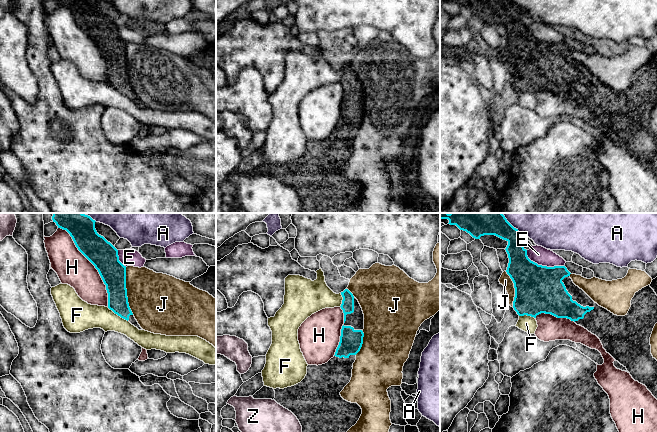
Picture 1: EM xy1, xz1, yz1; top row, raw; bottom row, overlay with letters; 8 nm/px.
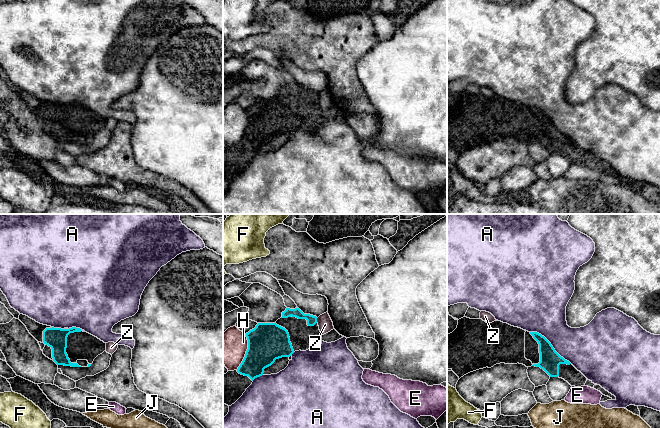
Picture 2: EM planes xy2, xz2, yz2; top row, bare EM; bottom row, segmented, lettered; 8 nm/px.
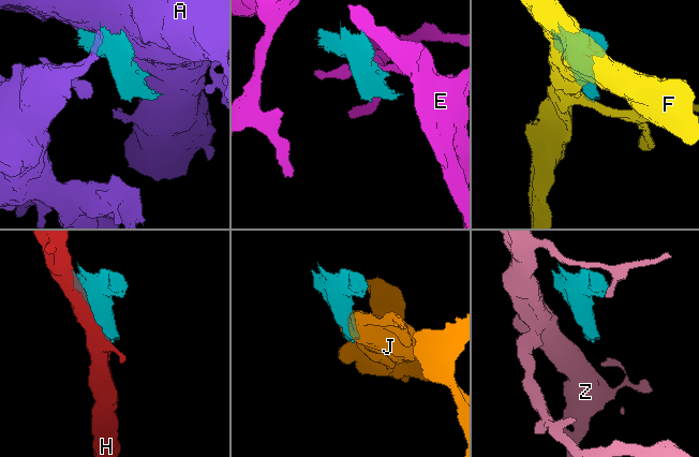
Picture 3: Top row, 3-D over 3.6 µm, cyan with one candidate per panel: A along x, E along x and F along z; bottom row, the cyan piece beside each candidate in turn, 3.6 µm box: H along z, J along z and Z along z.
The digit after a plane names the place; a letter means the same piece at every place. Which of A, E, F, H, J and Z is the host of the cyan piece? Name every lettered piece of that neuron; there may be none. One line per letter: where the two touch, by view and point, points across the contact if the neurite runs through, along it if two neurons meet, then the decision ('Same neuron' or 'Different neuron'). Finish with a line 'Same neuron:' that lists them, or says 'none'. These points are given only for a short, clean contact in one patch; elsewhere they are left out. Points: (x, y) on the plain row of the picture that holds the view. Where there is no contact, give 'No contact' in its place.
A: Touches cyan at yz2 (551, 121). Different neuron
E: Touches cyan at yz1 (541, 41). Boundary: yz1 (526, 26), (526, 31), (538, 40), (563, 42). Different neuron
F: Touches cyan at xy1 (117, 90). Boundary: xy1 (107, 83), (127, 97). Different neuron
H: Touches cyan at xy1 (93, 40). Different neuron
J: Touches cyan at xy1 (126, 67). Different neuron
Z: Touches cyan at xz2 (316, 96). Boundary: xz2 (316, 94), (317, 98). Different neuron
Same neuron: none

